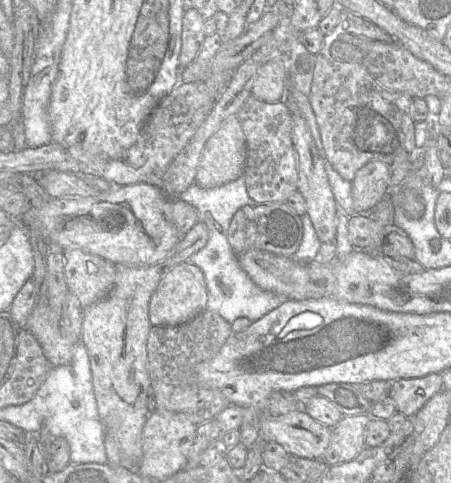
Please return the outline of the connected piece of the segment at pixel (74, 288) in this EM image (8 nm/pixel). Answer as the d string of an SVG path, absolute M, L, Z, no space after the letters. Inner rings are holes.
M81 249L65 250L64 260L65 280L68 291L78 298L84 309L107 296L116 280L115 265L97 255L90 254Z

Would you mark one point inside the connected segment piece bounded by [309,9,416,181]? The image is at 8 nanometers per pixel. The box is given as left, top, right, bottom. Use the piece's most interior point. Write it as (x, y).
(359, 121)

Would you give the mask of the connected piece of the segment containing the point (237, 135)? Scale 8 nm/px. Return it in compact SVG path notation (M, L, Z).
M237 115L229 116L206 141L194 183L212 188L236 180L246 164L246 140Z

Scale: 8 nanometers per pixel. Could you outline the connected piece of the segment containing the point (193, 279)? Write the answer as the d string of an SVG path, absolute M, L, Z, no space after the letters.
M189 261L174 266L158 283L149 301L152 326L178 326L206 310L207 289L202 271Z

